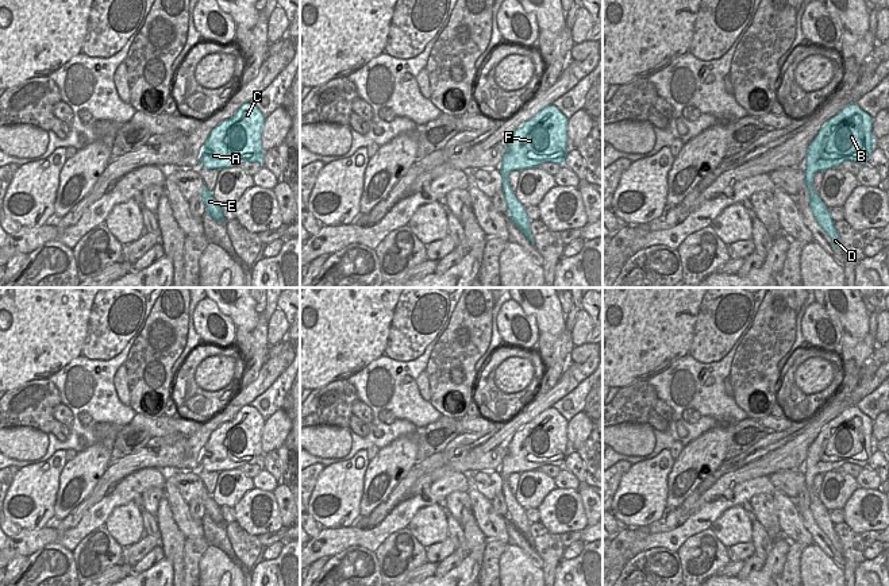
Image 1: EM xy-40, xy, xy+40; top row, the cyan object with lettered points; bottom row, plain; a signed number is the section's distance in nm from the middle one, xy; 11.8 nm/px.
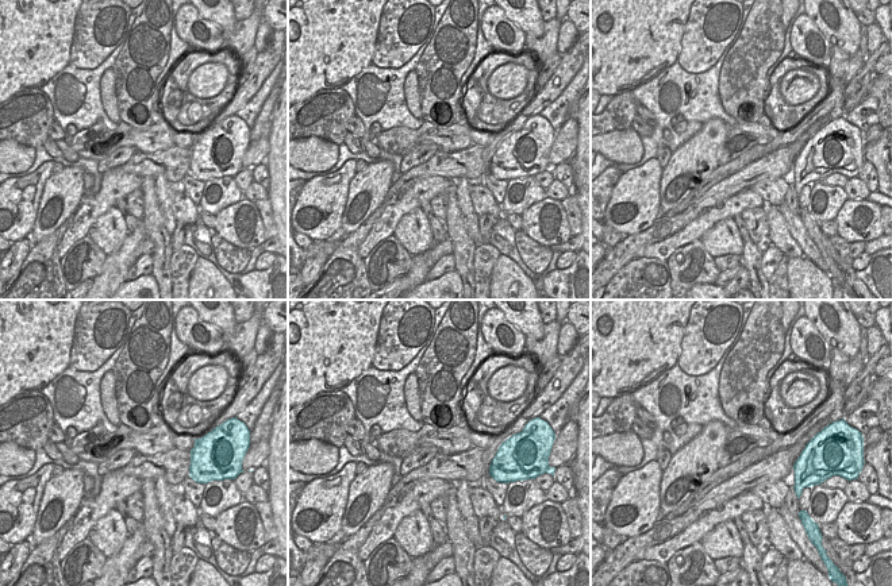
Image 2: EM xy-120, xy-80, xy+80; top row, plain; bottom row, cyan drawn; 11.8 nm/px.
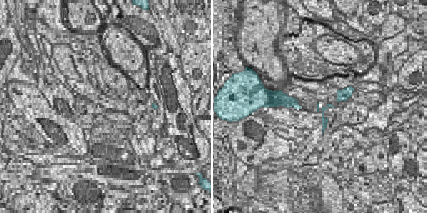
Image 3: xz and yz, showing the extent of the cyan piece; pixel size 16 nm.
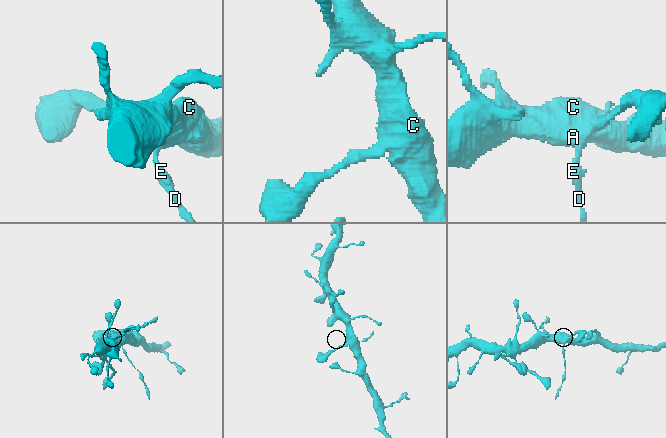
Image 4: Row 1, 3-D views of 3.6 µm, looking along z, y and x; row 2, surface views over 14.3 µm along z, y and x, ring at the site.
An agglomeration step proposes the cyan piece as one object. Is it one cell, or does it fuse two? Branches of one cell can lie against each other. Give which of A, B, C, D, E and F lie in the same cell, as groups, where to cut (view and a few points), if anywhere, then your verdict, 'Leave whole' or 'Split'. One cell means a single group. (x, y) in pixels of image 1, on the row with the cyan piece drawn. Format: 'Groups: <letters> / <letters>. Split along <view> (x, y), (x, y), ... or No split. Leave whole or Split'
Groups: A B C F / D E. Split along xy (503, 180), (508, 184). Split

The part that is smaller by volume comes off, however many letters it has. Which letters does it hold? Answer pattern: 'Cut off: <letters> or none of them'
Cut off: D, E

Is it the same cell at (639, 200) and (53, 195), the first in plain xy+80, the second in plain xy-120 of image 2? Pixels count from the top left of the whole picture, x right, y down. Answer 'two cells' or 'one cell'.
two cells

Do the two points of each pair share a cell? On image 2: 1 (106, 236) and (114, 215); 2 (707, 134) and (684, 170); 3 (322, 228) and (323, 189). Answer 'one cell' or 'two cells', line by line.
1: one cell
2: one cell
3: one cell

